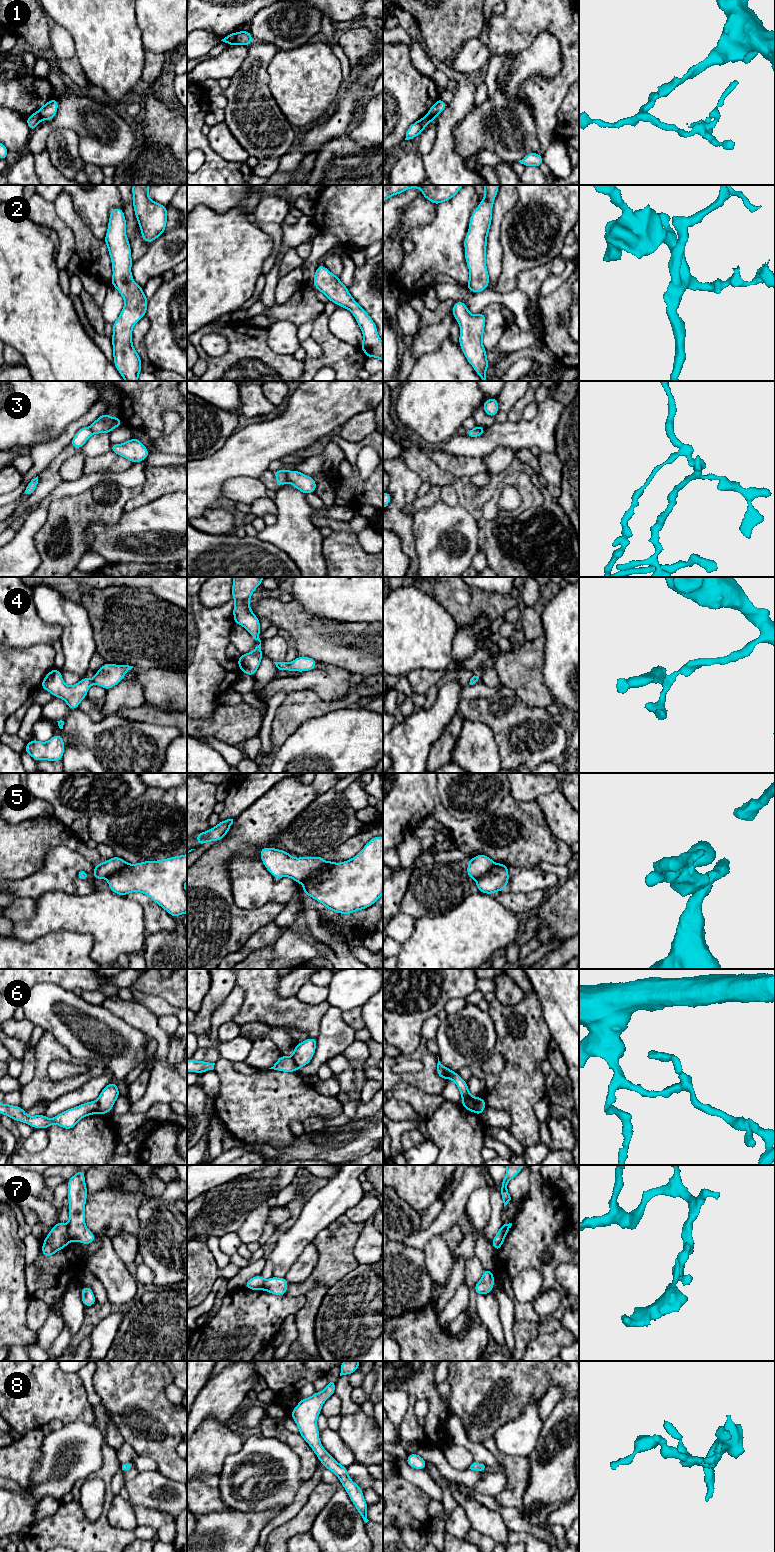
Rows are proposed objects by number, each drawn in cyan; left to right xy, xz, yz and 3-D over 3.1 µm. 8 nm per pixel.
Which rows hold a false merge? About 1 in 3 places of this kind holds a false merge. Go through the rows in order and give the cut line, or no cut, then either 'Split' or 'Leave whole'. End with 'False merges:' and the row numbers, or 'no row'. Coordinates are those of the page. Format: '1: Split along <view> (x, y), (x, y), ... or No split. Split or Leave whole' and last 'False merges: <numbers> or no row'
1: Split along xz (236, 33), (230, 44). Split
2: No split. Leave whole
3: Split along xz (288, 472), (287, 481). Split
4: No split. Leave whole
5: Split along xz (327, 862), (302, 883). Split
6: Split along yz (482, 1097), (477, 1102), (474, 1111). Split
7: Split along xy (66, 1225), (67, 1232), (72, 1239). Split
8: No split. Leave whole
False merges: 1, 3, 5, 6, 7

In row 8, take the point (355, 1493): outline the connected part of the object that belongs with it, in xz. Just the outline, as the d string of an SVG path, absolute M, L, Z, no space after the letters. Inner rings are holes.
M330 1379L329 1384L322 1392L315 1392L311 1397L299 1400L298 1405L291 1411L291 1417L298 1425L299 1434L312 1448L319 1461L326 1469L329 1469L339 1478L358 1513L364 1522L367 1523L369 1521L367 1519L368 1504L365 1502L362 1489L351 1480L347 1468L327 1453L319 1438L317 1418L321 1413L324 1402L335 1394L335 1384L336 1381Z

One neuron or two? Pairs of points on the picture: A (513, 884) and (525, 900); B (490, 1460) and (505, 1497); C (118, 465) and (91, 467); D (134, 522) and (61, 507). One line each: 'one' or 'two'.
A: two
B: two
C: one
D: two

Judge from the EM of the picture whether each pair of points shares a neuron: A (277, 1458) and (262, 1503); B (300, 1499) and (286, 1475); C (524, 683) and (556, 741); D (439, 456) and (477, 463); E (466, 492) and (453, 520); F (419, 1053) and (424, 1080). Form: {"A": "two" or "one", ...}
{"A": "one", "B": "two", "C": "two", "D": "one", "E": "two", "F": "one"}

